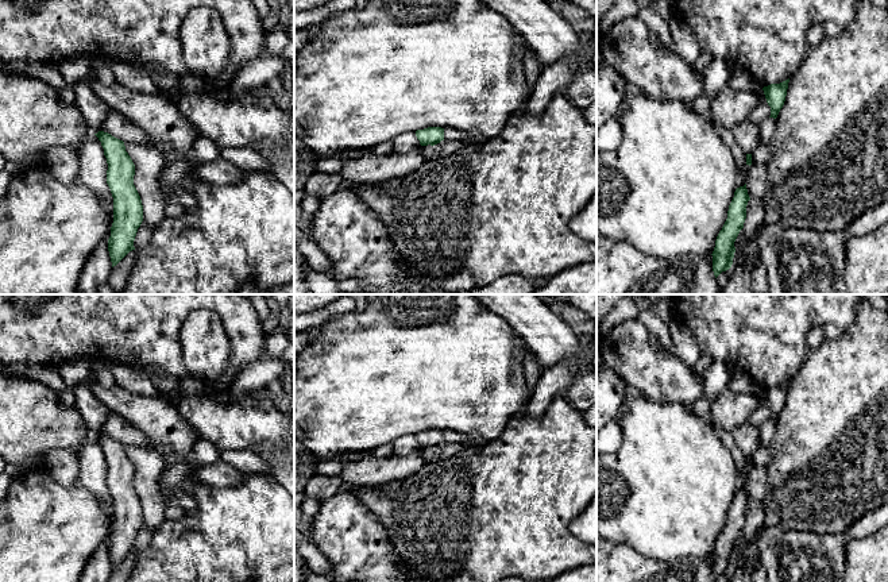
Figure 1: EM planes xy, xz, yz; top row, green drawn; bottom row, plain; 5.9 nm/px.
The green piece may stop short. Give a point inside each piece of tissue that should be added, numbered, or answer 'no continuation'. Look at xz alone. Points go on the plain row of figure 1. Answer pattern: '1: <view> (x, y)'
no continuation

